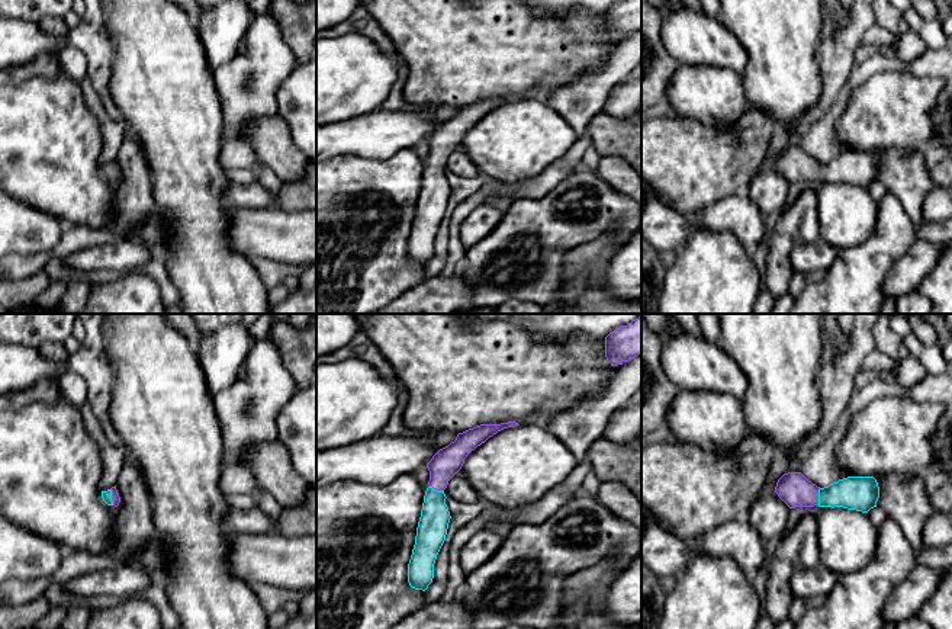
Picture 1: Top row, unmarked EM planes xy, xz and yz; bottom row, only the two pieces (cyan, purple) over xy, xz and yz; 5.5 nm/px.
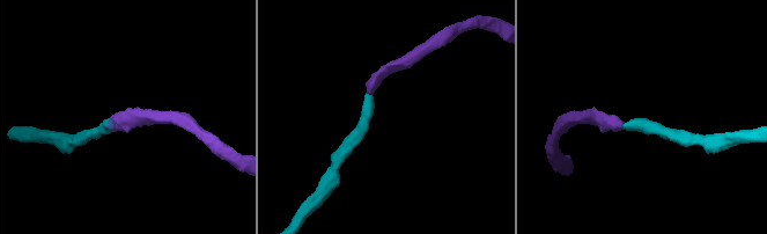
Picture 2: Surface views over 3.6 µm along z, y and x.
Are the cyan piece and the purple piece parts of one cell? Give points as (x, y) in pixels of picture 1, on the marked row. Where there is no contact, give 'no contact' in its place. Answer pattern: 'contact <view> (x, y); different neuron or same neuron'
contact yz (819, 497); same neuron

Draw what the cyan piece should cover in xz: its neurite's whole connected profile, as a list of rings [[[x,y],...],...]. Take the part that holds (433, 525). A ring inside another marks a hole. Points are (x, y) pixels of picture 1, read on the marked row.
[[[515,421],[480,424],[459,433],[456,440],[440,449],[427,463],[428,488],[424,495],[415,545],[408,564],[408,583],[415,590],[425,591],[434,578],[434,564],[446,540],[450,511],[444,490],[448,481],[461,469],[467,455],[498,431],[520,426]]]

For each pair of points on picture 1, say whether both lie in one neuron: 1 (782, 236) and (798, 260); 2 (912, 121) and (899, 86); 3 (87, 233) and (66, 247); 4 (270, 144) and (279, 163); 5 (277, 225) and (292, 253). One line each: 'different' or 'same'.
1: different
2: same
3: same
4: same
5: same

